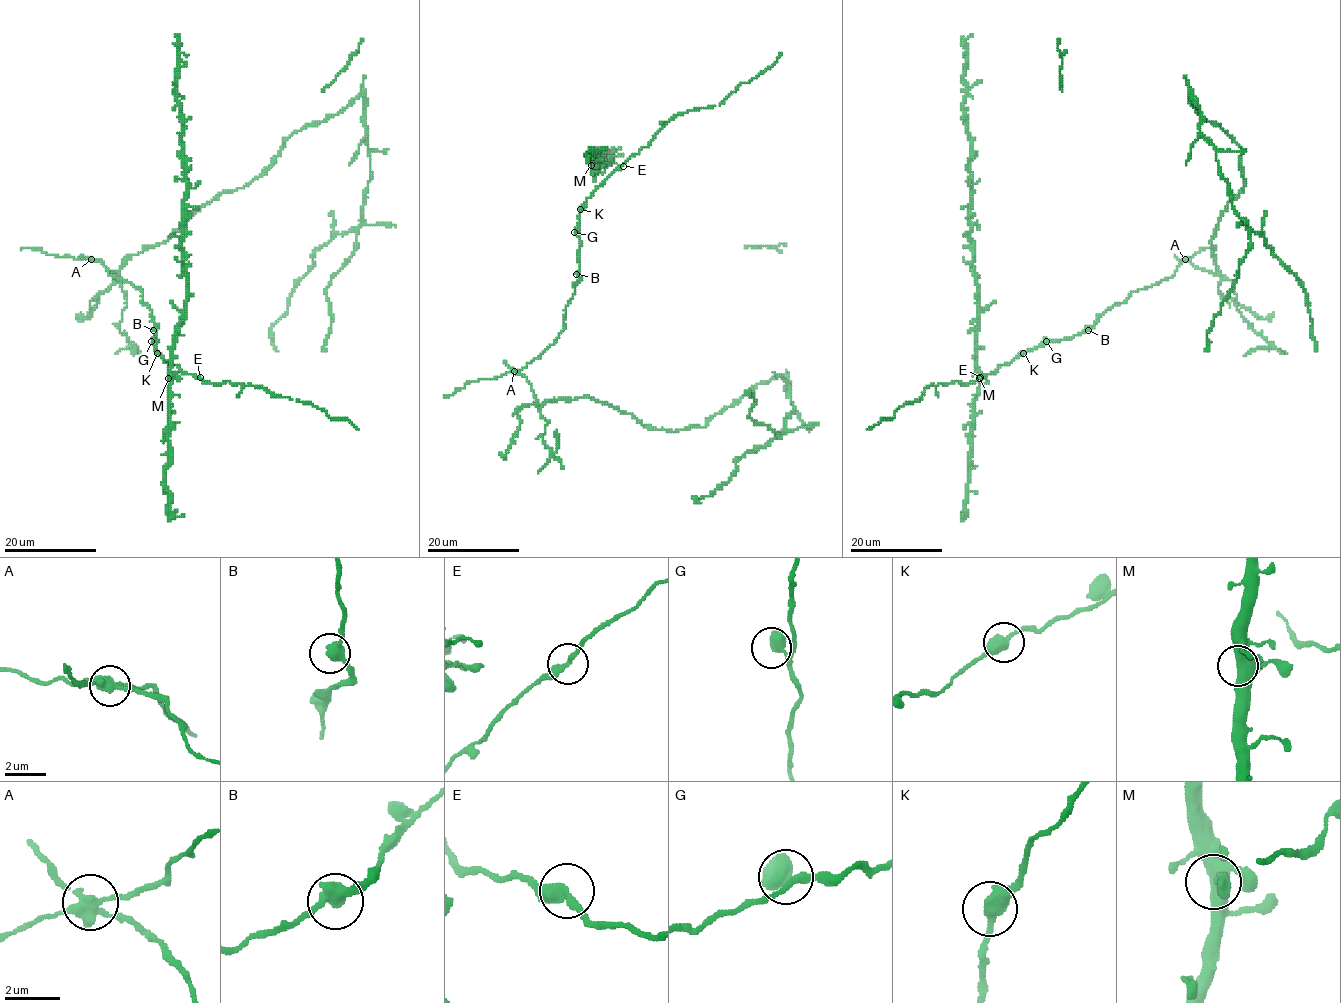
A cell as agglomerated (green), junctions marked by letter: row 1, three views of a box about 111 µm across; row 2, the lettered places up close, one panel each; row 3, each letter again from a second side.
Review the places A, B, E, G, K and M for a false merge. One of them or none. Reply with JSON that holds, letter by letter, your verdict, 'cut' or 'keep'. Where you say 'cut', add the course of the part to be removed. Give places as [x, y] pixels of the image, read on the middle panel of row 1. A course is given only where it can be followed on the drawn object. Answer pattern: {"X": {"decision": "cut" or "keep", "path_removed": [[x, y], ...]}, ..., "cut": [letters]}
{"A": {"decision": "cut", "path_removed": [[513, 370], [539, 406], [588, 395], [669, 431], [705, 426], [784, 375], [784, 430], [702, 502]]}, "B": {"decision": "keep"}, "E": {"decision": "keep"}, "G": {"decision": "keep"}, "K": {"decision": "keep"}, "M": {"decision": "keep"}, "cut": ["A"]}

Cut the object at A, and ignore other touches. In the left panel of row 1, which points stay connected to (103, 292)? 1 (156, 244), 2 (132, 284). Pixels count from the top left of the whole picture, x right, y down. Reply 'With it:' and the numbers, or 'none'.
With it: 1

